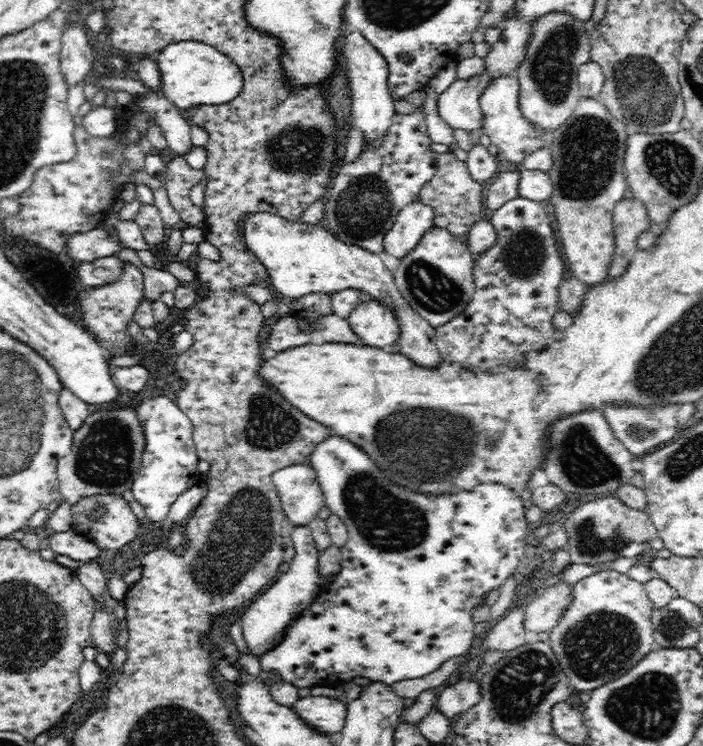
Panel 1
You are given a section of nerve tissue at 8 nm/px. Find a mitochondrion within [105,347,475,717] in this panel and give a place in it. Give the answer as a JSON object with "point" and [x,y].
{"point":[246,533]}

